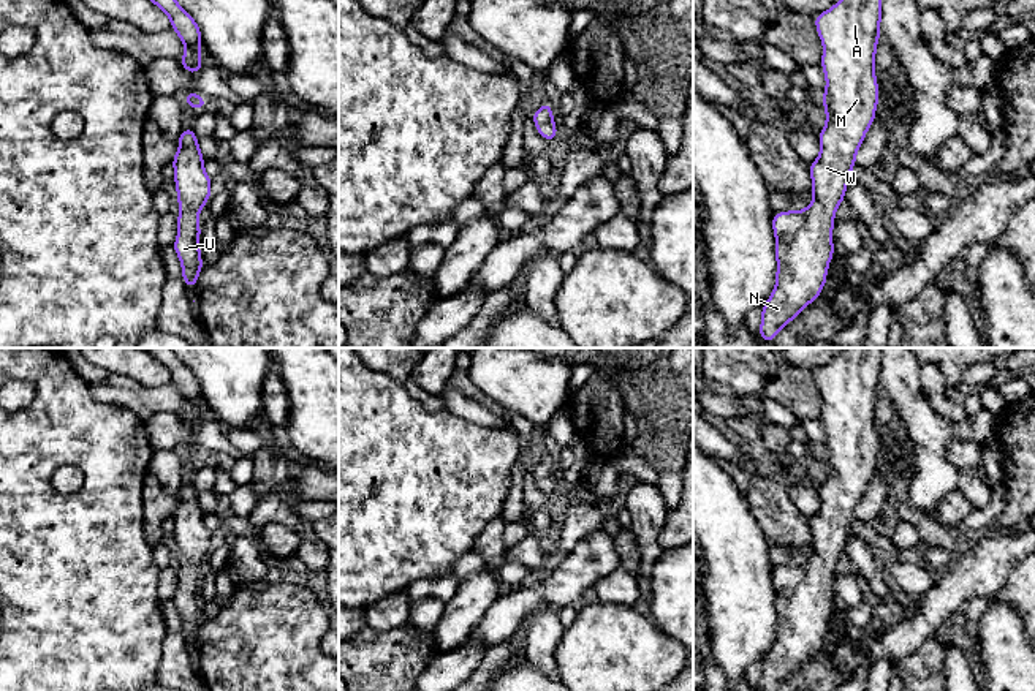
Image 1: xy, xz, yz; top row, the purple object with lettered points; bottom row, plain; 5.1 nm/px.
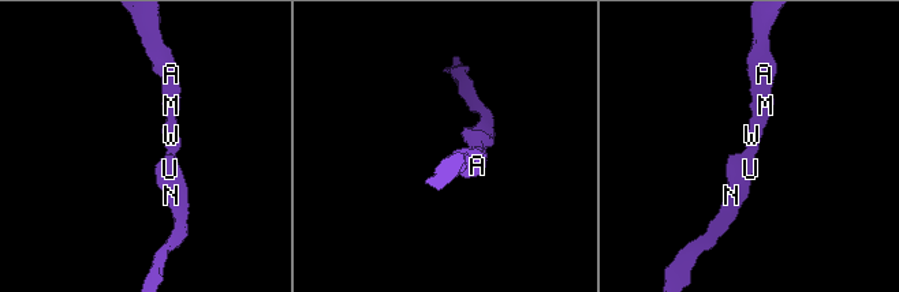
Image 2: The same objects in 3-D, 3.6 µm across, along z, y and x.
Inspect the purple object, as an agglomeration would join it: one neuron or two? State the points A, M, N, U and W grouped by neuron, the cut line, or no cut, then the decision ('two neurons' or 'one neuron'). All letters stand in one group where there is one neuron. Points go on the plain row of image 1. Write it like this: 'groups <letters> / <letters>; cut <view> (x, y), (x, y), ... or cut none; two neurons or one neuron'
groups A M N U W; cut none; one neuron

